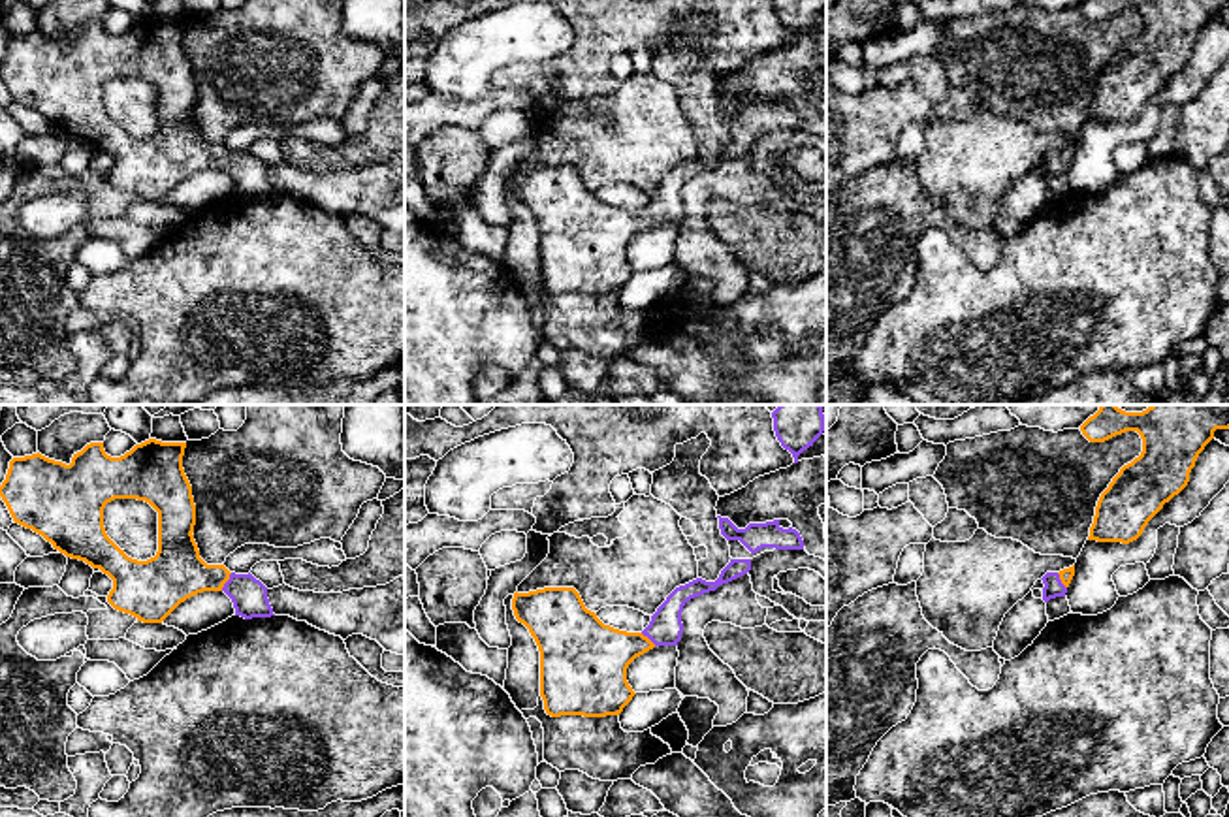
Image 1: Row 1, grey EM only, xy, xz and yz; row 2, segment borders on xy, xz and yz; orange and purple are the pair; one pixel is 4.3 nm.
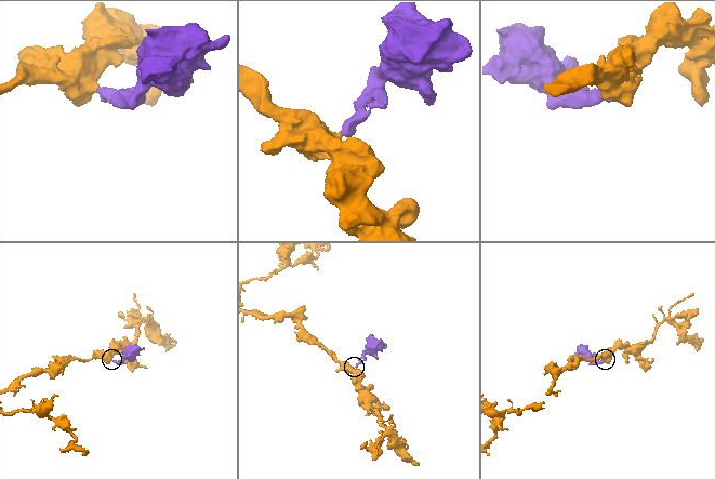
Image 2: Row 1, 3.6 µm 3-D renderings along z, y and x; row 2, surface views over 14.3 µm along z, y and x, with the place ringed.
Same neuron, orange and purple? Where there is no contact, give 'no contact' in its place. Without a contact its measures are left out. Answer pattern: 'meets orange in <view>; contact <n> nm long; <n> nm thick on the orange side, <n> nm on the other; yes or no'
meets orange in xy; contact 90 nm long; 240 nm thick on the orange side, 160 nm on the other; yes

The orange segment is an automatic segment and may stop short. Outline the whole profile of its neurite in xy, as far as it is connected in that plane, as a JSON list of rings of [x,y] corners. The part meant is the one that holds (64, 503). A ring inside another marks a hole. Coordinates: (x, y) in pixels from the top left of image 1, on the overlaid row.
[[[149,439],[120,457],[111,457],[104,442],[90,442],[73,454],[72,463],[32,454],[13,457],[0,497],[15,523],[41,535],[66,557],[85,561],[113,580],[107,602],[143,623],[162,623],[181,602],[203,593],[224,591],[245,619],[271,617],[267,587],[248,574],[230,572],[224,565],[207,565],[194,540],[196,505],[183,469],[186,442]],[[115,499],[137,499],[158,512],[158,552],[147,561],[132,559],[105,533],[104,508]]]

